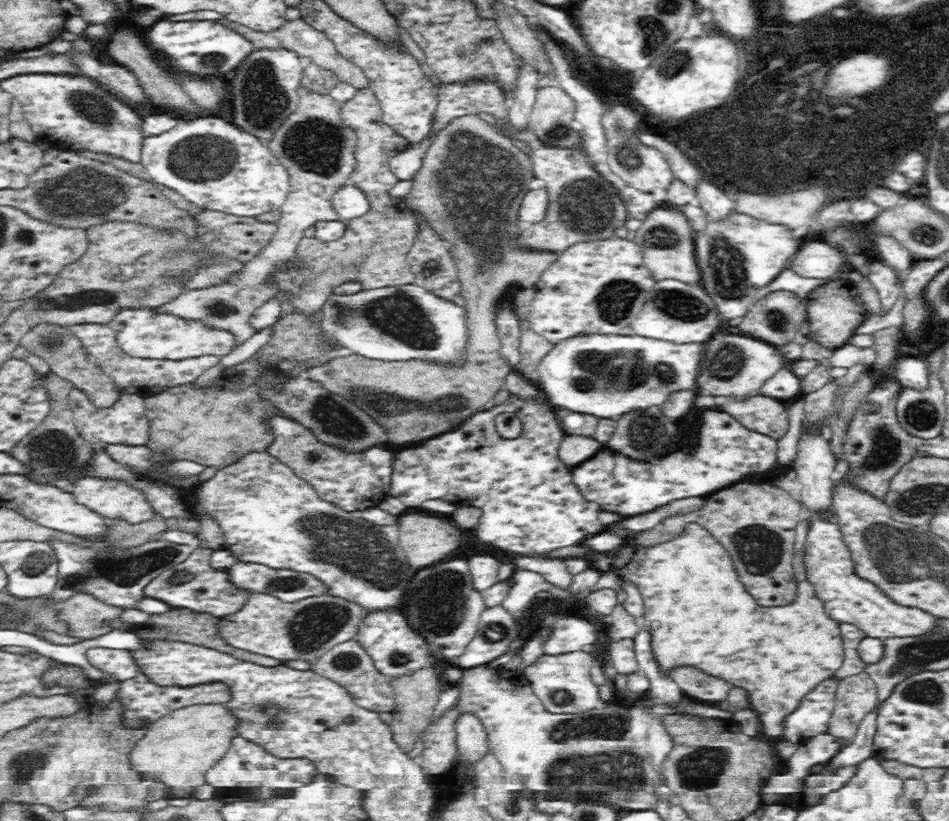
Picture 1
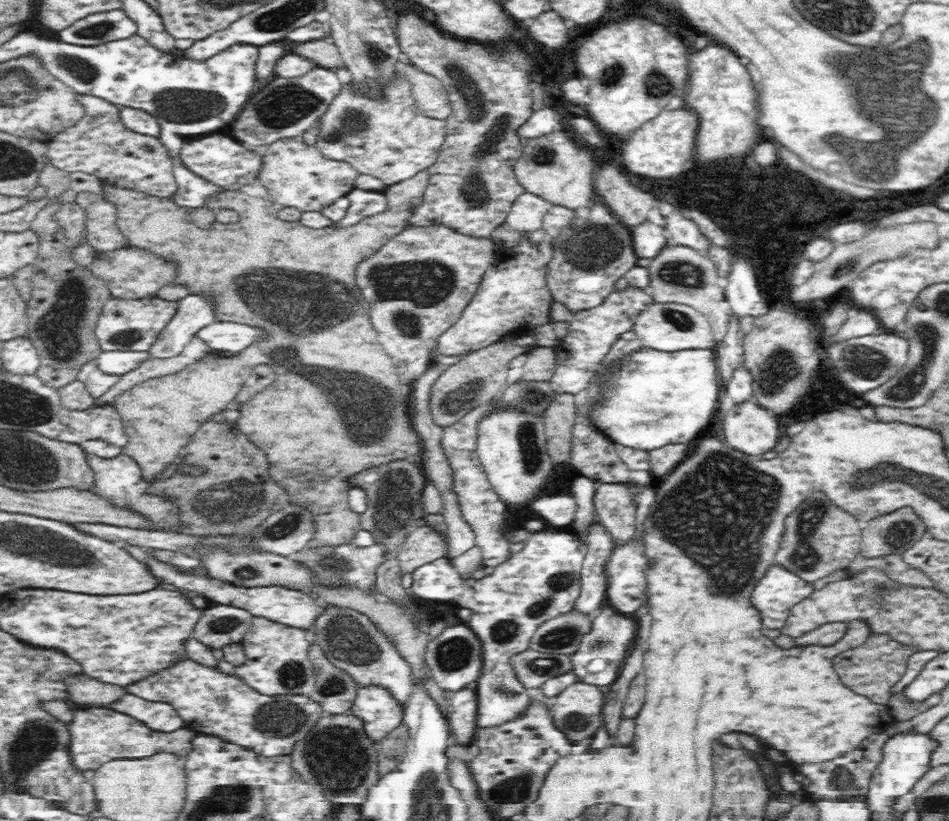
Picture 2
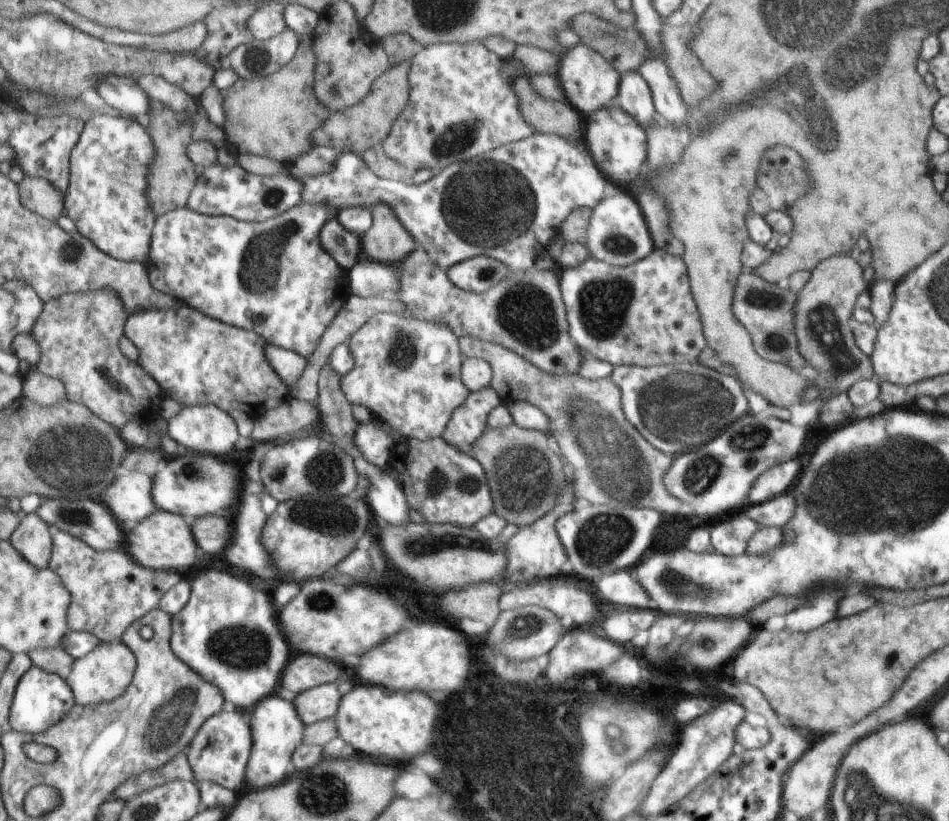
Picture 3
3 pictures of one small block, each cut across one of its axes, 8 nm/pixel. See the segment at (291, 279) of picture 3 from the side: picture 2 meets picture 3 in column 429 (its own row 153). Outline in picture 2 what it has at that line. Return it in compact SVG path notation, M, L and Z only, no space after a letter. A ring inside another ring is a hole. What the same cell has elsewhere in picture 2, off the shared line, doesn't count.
M212 134L198 140L186 140L177 154L179 162L200 179L211 182L224 191L237 191L259 182L262 154L246 149L238 140L226 134Z

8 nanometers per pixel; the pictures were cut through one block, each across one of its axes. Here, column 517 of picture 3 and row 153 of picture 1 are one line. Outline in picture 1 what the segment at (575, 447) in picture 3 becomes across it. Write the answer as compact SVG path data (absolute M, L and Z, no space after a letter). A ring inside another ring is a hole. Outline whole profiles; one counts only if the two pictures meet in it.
M370 86L357 89L352 100L341 103L341 109L342 121L346 125L350 125L357 134L356 152L354 153L356 153L358 164L356 164L356 168L354 168L354 172L352 172L348 183L358 185L358 188L362 189L368 195L368 199L370 199L370 211L361 218L354 218L354 220L347 221L348 230L338 240L324 242L318 240L315 236L302 238L298 244L298 248L296 248L296 257L302 259L304 266L302 268L284 268L284 270L280 270L280 272L274 274L274 278L272 279L278 283L278 296L280 300L284 298L284 295L280 291L290 290L292 305L295 310L308 313L308 315L318 313L327 301L330 293L333 292L333 289L344 281L356 279L356 281L362 283L362 290L366 290L410 284L416 279L415 274L410 270L407 254L413 247L414 239L418 236L418 232L420 232L418 222L420 222L421 216L407 207L405 199L394 197L390 193L394 185L398 184L401 180L391 172L388 164L390 158L399 155L407 149L410 145L409 140L398 134L396 130L382 120L383 112L379 105L379 100Z

